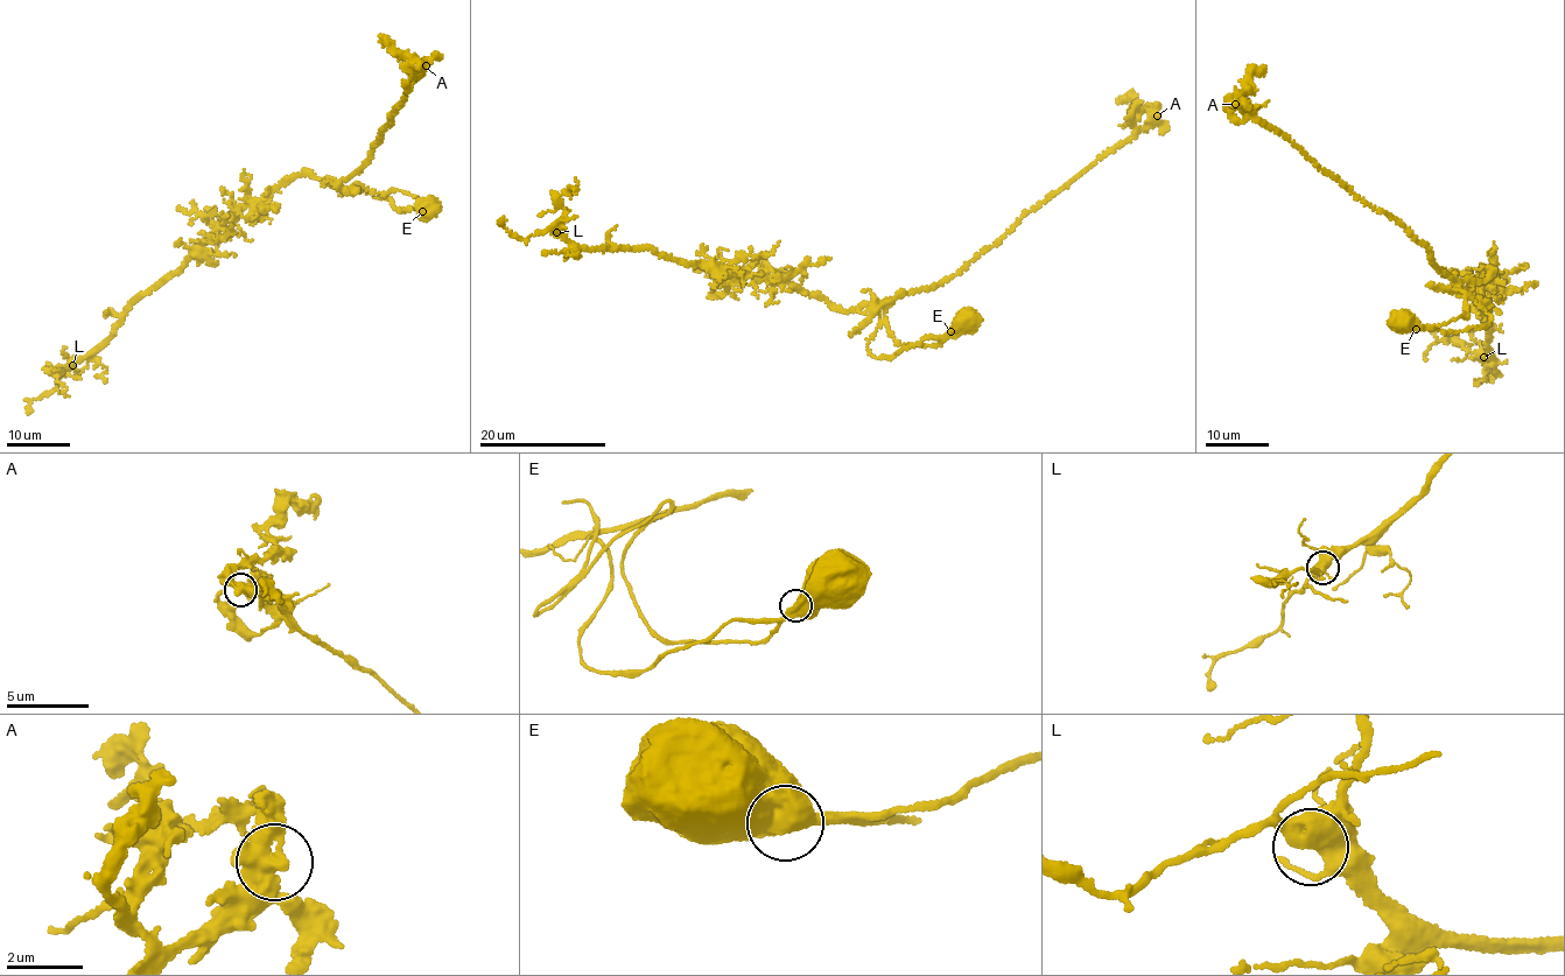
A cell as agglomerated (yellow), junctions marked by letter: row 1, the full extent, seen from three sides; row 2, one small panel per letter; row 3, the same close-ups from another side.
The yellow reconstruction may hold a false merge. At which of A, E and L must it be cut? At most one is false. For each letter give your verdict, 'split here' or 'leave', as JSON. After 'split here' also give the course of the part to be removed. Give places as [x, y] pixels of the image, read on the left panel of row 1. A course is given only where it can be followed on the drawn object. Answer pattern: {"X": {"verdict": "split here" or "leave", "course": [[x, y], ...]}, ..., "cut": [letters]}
{"A": {"verdict": "leave"}, "E": {"verdict": "split here", "course": [[422, 211], [418, 197], [400, 190], [378, 194], [358, 183], [348, 192], [329, 182], [321, 187]]}, "L": {"verdict": "leave"}, "cut": ["E"]}

